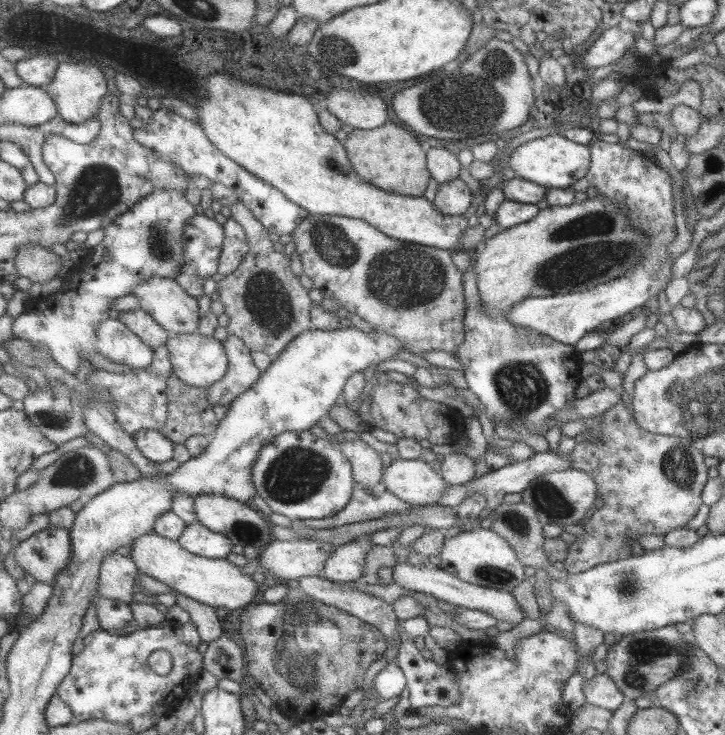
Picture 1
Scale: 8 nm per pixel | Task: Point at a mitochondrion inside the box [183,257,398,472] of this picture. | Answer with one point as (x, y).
(265, 298)

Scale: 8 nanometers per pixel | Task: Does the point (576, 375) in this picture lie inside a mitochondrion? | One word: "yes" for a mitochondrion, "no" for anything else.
no

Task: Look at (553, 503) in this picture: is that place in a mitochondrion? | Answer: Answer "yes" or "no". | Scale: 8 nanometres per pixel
yes

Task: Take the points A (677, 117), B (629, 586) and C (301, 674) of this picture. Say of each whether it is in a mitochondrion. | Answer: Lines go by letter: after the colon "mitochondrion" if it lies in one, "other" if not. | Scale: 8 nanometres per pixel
A: other
B: mitochondrion
C: mitochondrion

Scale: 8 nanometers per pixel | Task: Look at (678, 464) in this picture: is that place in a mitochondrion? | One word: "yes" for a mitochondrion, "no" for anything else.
yes

